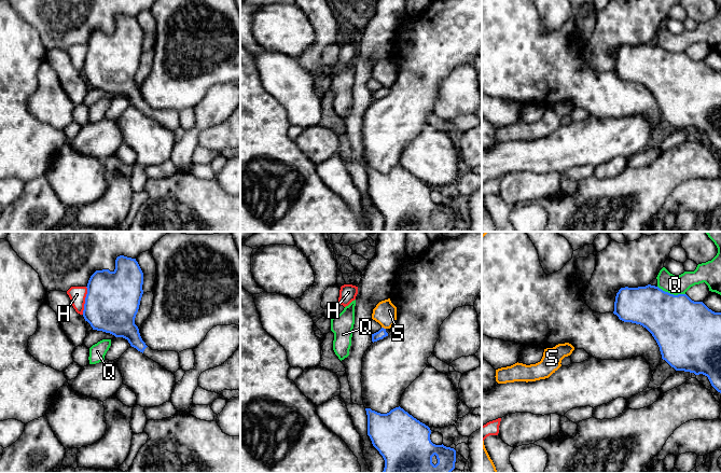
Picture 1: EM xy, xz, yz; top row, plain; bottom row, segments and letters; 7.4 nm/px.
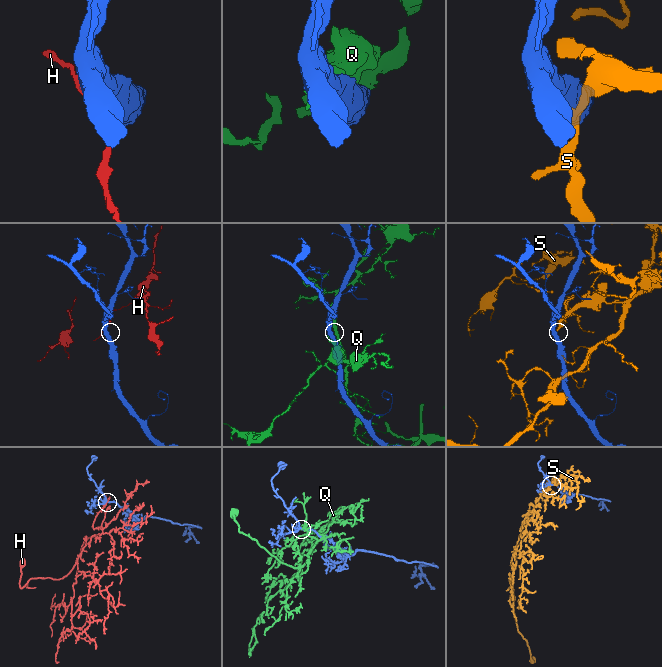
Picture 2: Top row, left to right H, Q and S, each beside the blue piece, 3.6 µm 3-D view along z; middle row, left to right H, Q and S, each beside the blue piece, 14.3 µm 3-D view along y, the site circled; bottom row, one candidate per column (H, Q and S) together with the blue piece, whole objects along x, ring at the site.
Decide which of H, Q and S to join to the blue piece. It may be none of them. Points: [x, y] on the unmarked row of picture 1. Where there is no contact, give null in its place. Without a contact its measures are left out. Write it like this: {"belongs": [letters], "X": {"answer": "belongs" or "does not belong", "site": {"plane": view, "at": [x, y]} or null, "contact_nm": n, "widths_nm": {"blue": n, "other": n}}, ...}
{"belongs": [], "H": {"answer": "does not belong", "site": {"plane": "xy", "at": [85, 59]}, "contact_nm": 220, "widths_nm": {"blue": 400, "other": 120}}, "Q": {"answer": "does not belong", "site": {"plane": "yz", "at": [671, 53]}, "contact_nm": 220, "widths_nm": {"blue": 420, "other": 140}}, "S": {"answer": "does not belong", "site": {"plane": "xz", "at": [383, 86]}, "contact_nm": 40, "widths_nm": {"blue": 70, "other": 170}}}

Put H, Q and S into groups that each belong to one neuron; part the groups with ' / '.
H / Q / S

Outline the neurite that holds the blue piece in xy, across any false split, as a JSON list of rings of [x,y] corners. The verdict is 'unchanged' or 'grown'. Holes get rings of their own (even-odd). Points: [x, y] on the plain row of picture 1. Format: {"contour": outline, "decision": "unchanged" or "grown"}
{"contour": [[[120,14],[115,18],[115,28],[96,29],[87,42],[83,75],[93,88],[110,92],[128,99],[131,106],[175,133],[180,126],[179,112],[176,110],[152,109],[142,99],[135,76],[143,53],[143,31],[136,17]]], "decision": "grown"}

